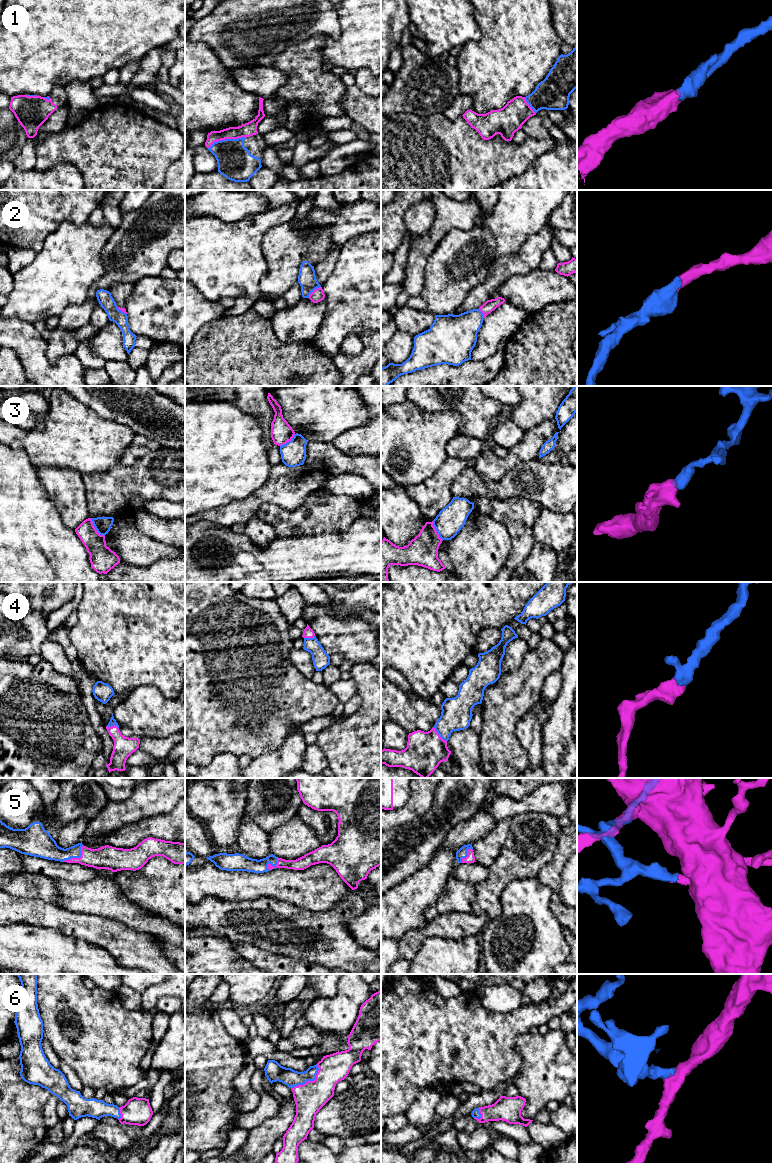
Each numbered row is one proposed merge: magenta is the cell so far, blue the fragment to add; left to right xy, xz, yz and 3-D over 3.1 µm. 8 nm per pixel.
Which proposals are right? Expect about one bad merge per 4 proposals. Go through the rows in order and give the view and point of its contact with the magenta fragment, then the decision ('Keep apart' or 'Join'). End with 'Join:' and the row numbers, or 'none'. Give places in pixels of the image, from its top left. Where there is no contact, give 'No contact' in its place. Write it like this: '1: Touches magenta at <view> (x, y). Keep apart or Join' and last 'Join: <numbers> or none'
1: Touches magenta at xz (227, 138). Join
2: Touches magenta at xz (313, 291). Join
3: Touches magenta at xy (94, 528). Keep apart
4: Touches magenta at yz (439, 735). Join
5: Touches magenta at xy (77, 858). Join
6: Touches magenta at xz (310, 1081). Join
Join: 1, 2, 4, 5, 6

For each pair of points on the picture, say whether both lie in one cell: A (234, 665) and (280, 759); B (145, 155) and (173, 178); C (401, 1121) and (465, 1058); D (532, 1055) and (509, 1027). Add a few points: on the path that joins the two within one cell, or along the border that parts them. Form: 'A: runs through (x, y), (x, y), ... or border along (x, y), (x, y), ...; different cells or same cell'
A: border along (290, 730), (275, 749), (254, 758); different cells
B: border along (174, 161), (169, 166), (164, 179); different cells
C: border along (404, 1113), (391, 1117); different cells
D: border along (529, 1031), (516, 1039), (515, 1047), (522, 1059); different cells

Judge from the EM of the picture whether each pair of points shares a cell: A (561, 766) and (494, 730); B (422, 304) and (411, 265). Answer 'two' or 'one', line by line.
A: two
B: two

